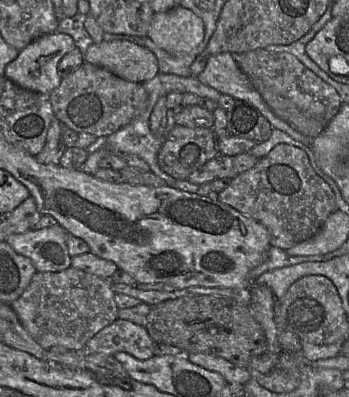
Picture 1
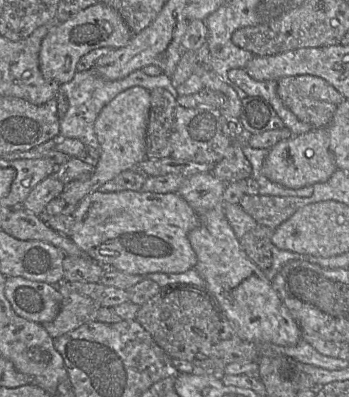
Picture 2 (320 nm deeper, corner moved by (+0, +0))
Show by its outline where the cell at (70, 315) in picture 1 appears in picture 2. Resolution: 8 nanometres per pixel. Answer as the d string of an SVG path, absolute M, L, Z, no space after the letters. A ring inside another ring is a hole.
M67 281L56 286L62 296L60 310L52 321L40 323L53 339L95 321L101 307L92 298L71 289Z

